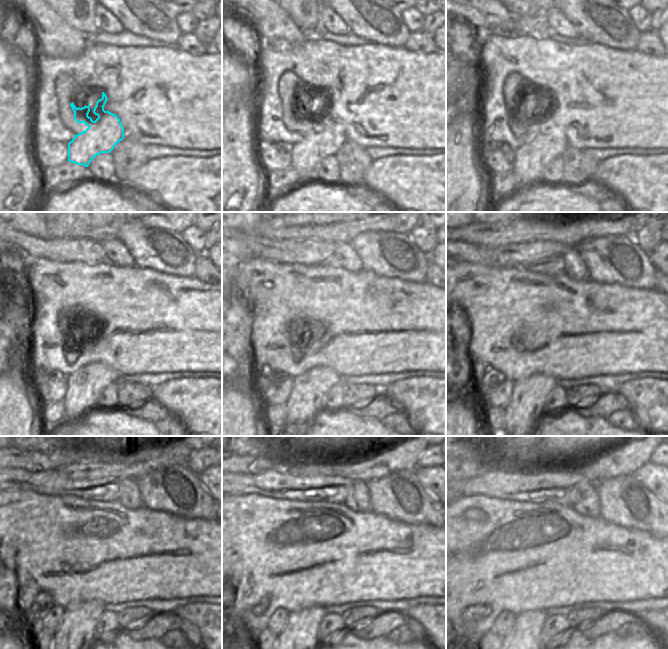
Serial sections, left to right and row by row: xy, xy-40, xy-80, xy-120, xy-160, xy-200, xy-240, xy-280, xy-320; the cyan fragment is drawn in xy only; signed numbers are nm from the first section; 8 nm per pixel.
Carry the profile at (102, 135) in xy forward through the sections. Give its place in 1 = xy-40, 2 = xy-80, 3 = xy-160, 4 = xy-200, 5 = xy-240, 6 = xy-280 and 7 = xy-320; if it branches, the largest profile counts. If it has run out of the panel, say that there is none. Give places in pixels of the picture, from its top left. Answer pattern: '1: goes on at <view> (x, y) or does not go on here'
1: goes on at xy-40 (328, 136)
2: goes on at xy-80 (532, 158)
3: goes on at xy-160 (309, 389)
4: goes on at xy-200 (526, 405)
5: goes on at xy-240 (74, 636)
6: goes on at xy-280 (299, 639)
7: goes on at xy-320 (523, 639)

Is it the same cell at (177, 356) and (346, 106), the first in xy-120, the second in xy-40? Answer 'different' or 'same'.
same

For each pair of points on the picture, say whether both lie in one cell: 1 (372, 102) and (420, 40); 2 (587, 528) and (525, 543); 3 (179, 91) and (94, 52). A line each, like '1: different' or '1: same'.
1: different
2: same
3: same

